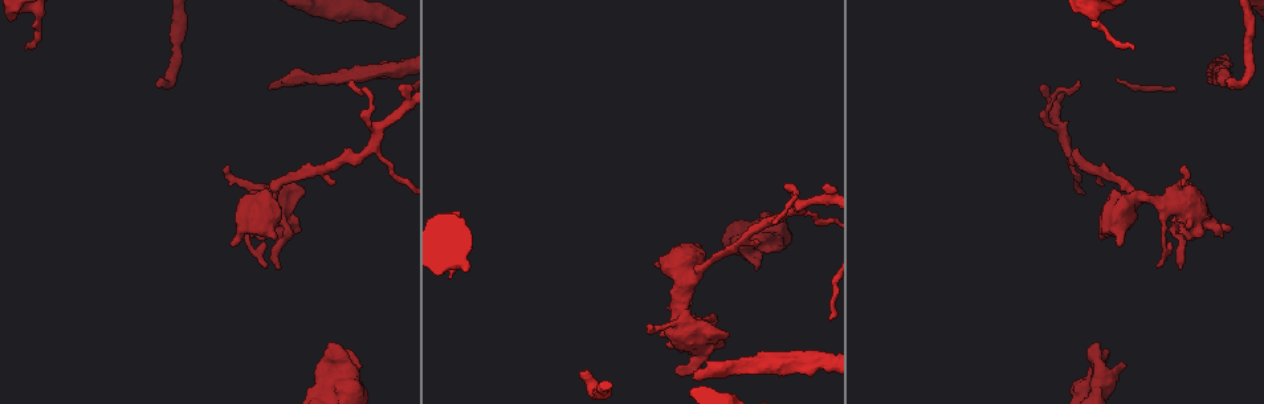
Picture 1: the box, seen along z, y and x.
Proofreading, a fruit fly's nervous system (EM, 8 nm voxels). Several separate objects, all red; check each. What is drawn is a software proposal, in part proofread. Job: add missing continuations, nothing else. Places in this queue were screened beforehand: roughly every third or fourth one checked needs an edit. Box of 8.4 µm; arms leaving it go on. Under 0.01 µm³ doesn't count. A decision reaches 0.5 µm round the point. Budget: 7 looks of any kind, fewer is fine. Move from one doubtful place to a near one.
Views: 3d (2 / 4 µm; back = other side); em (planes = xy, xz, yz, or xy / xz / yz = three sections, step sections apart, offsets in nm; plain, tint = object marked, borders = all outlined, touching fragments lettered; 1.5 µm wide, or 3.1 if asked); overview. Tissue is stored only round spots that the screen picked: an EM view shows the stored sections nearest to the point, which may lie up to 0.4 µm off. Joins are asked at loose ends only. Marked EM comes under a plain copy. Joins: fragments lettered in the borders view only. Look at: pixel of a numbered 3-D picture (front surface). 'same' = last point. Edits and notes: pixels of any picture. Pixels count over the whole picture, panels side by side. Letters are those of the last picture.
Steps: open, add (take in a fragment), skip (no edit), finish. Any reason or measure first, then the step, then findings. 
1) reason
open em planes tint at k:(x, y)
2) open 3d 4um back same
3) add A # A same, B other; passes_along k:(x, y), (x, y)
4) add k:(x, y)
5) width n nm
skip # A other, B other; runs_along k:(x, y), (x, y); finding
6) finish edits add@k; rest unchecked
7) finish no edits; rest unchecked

branch stops here
open em planes borders at 1:(1229, 88)

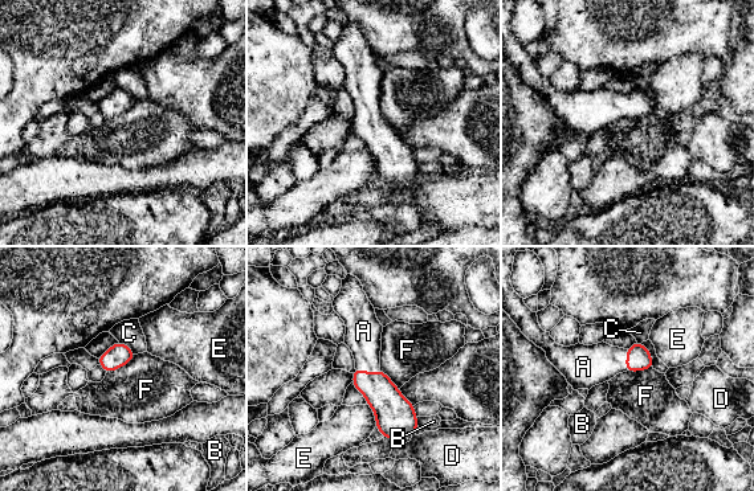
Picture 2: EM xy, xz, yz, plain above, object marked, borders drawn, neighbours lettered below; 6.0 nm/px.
add A # A same, B other, C other, D other, E other, F other; the neuron continues

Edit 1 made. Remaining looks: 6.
branch stops here
open em planes borders at 1:(1181, 267)

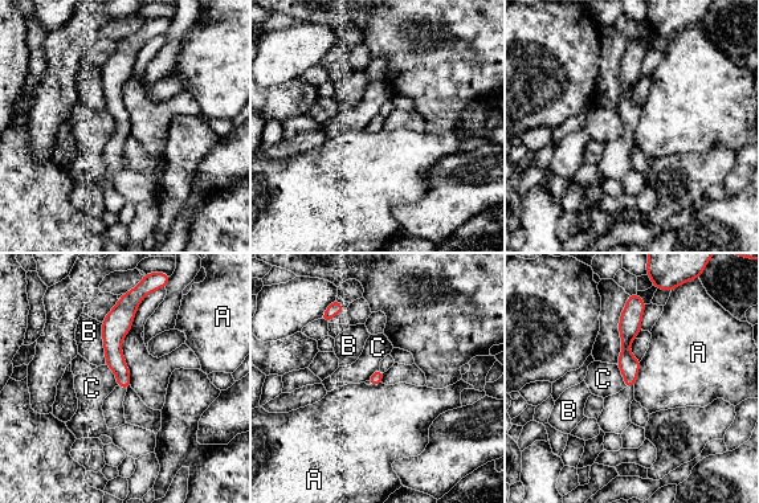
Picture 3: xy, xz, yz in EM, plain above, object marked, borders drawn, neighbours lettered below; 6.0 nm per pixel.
skip # A other, B other, C other; border 3:(641, 360), (633, 385); no lettered fragment goes on from it

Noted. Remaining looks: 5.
thick end
open 3d 2um at 1:(1125, 366)

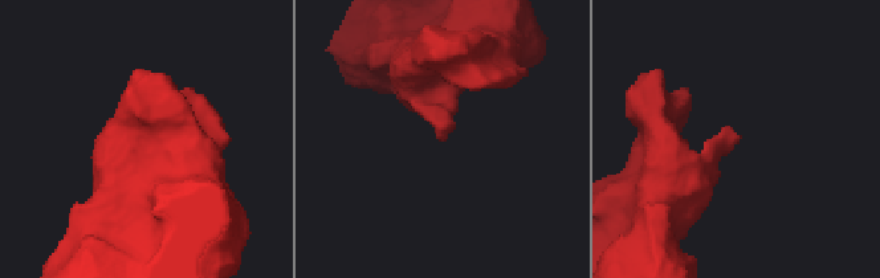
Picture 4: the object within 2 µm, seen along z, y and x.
shape alone is not enough
open em xy step 8 borders at 4:(451, 127)

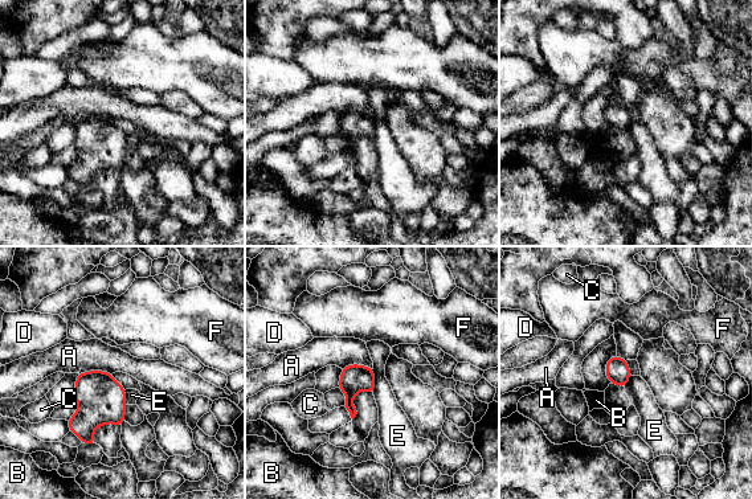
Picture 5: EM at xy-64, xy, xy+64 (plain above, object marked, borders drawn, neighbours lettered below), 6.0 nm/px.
open em planes borders same

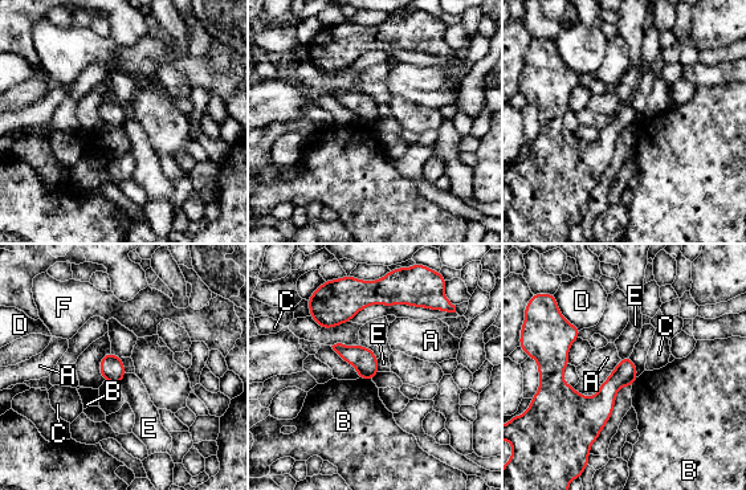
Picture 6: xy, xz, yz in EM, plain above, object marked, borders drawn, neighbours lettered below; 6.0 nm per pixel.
skip # A other, B other, C other, D other, E other, F other; border 6:(125, 372), (118, 386); none of them fits

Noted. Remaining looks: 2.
finish edits add@2; rest unchecked

